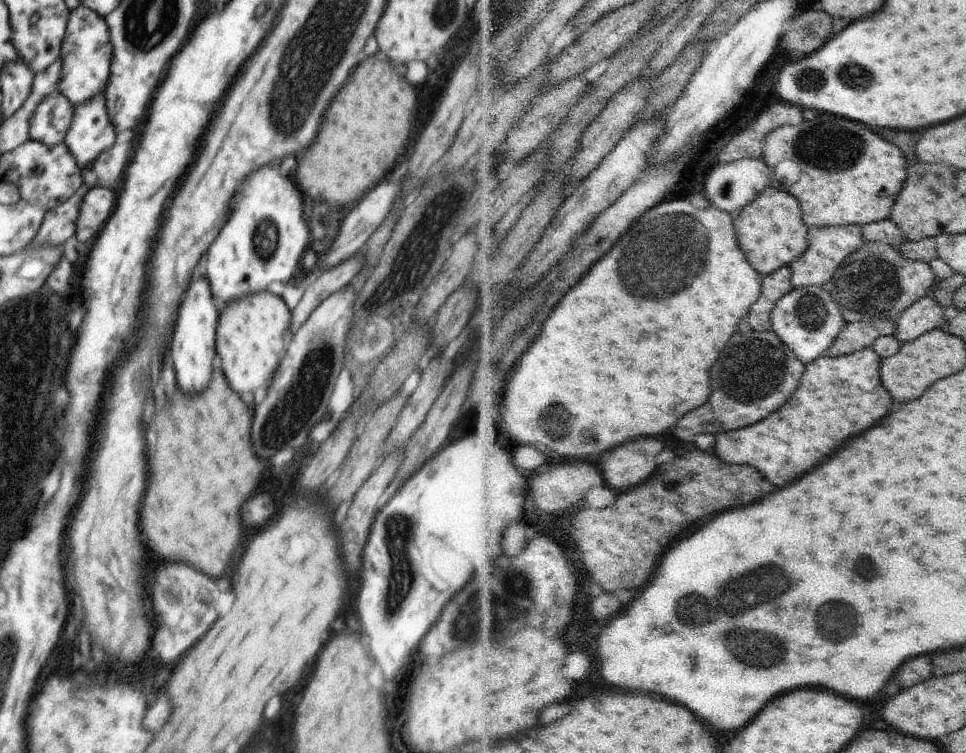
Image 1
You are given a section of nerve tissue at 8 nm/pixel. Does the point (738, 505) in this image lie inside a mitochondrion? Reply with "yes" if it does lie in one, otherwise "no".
no

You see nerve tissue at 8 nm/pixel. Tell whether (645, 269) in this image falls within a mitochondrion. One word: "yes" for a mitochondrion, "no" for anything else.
yes

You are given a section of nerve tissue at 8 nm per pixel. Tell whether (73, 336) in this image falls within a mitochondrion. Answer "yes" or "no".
no

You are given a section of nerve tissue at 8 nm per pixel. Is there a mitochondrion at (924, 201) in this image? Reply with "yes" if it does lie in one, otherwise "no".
no

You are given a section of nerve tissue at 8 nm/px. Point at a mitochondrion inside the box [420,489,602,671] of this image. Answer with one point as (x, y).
(476, 617)

